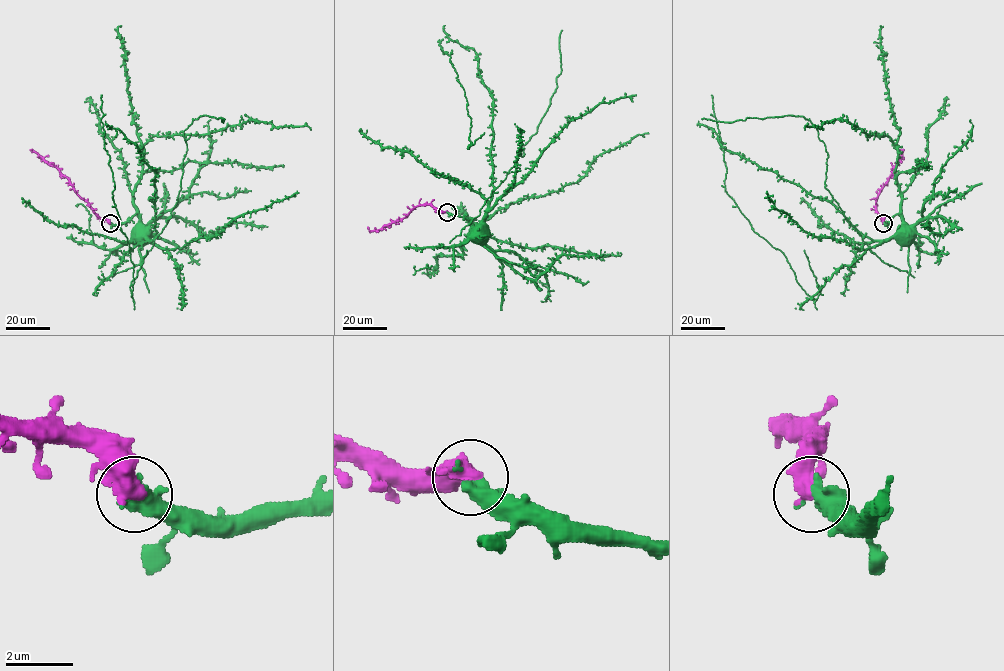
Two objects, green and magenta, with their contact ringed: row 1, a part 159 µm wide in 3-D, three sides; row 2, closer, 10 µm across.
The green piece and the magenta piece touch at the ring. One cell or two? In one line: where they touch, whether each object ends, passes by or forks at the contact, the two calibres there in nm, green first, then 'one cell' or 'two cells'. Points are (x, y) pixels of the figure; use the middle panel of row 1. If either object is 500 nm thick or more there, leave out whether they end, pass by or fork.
place (447, 212); calibres 600 and 550 nm; one cell

